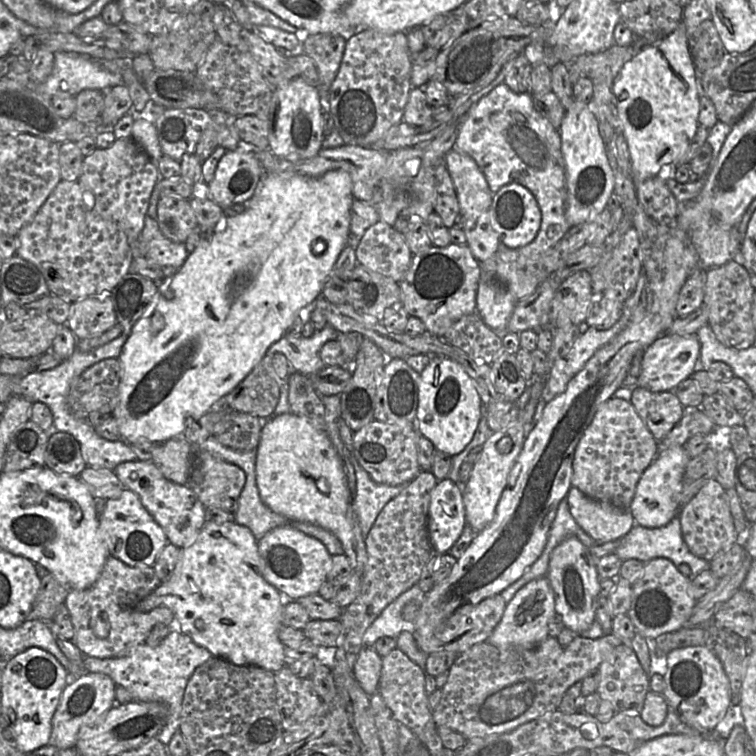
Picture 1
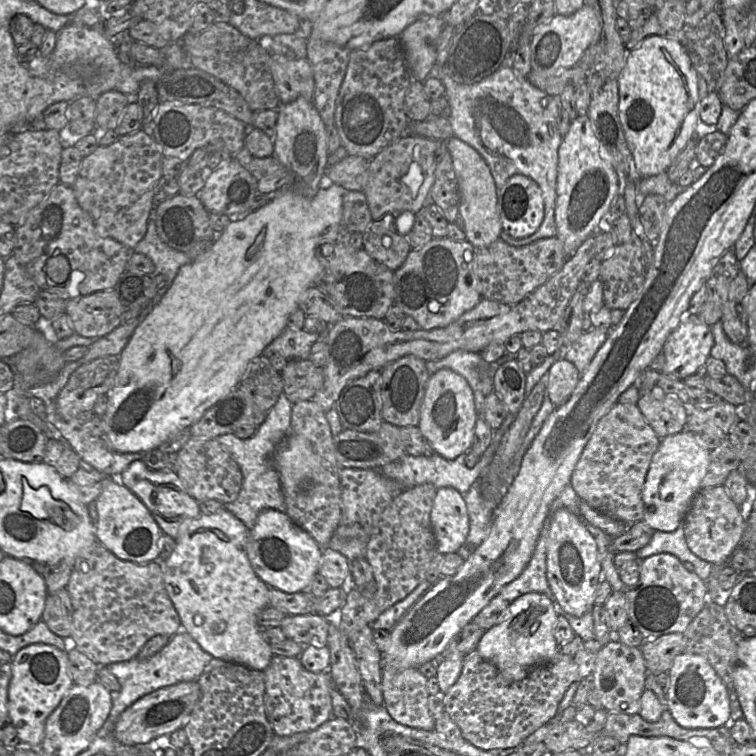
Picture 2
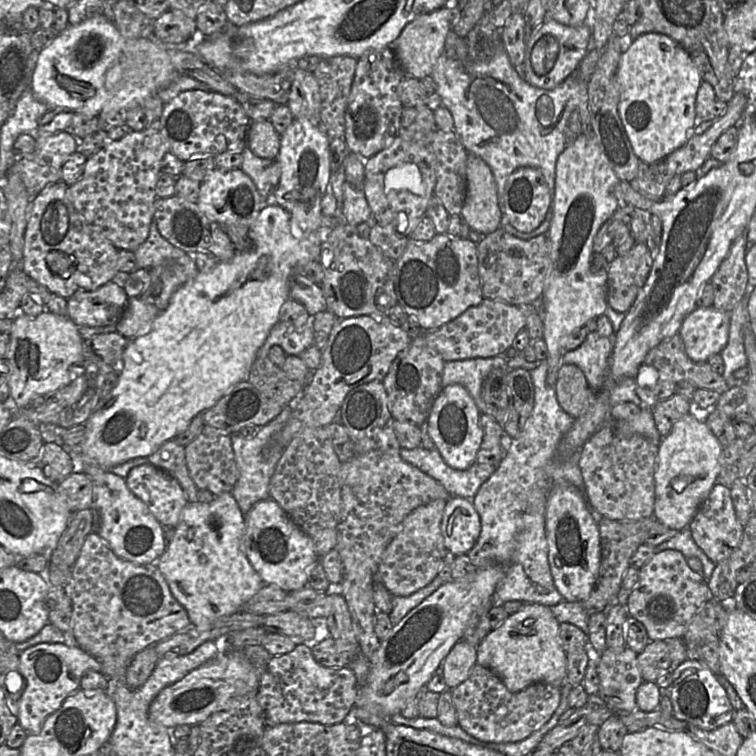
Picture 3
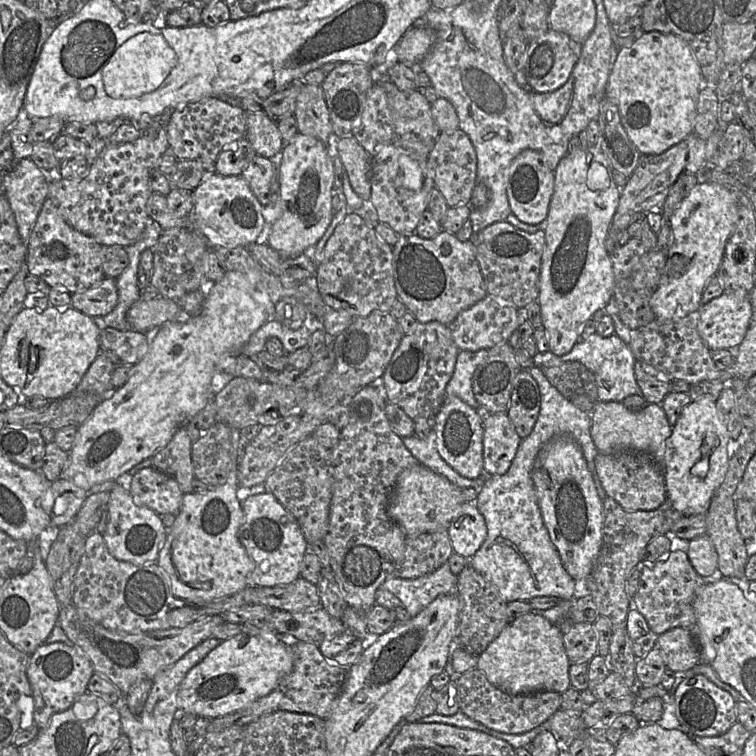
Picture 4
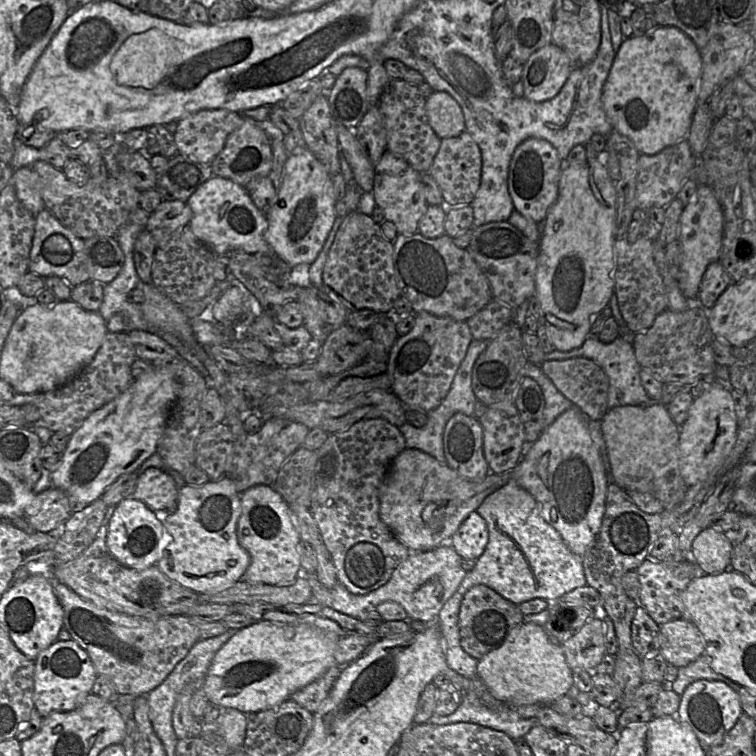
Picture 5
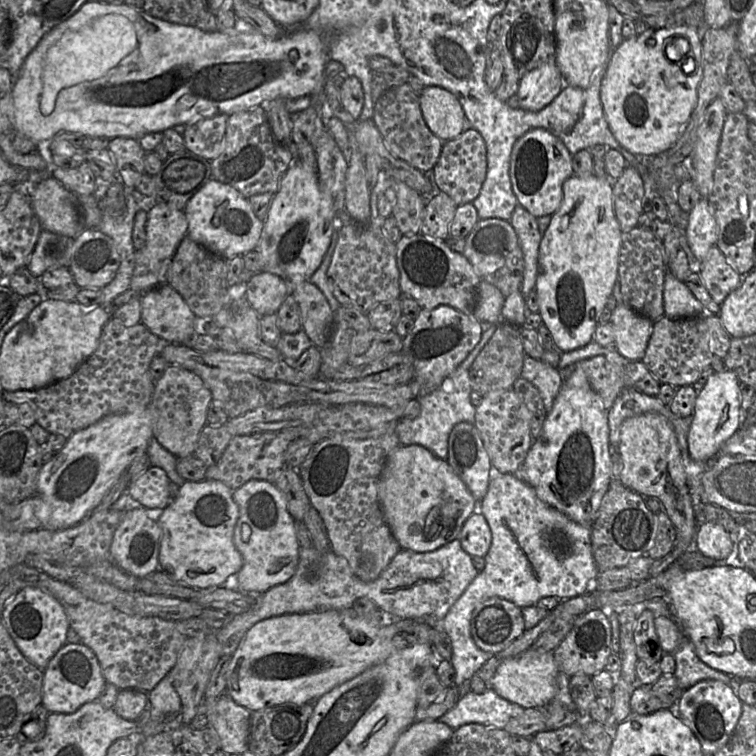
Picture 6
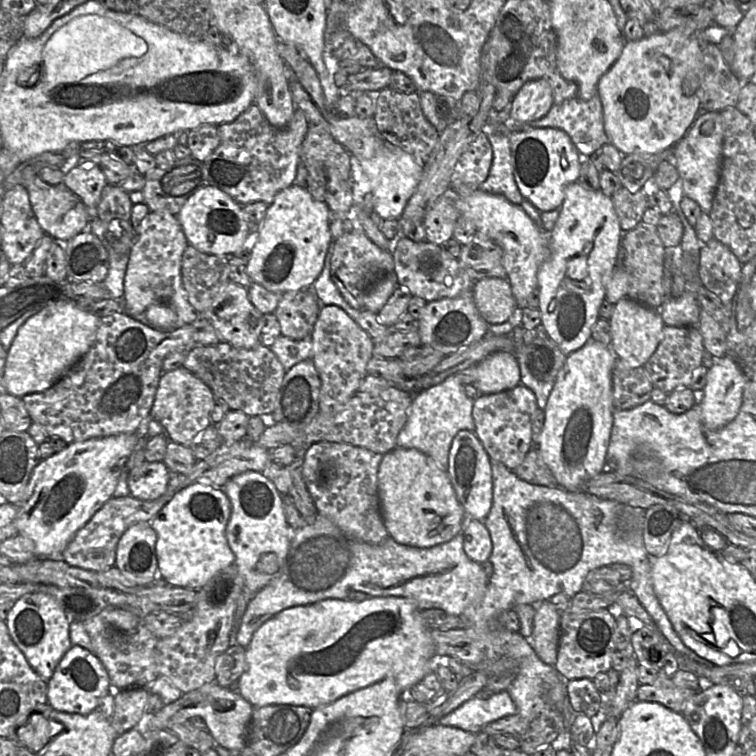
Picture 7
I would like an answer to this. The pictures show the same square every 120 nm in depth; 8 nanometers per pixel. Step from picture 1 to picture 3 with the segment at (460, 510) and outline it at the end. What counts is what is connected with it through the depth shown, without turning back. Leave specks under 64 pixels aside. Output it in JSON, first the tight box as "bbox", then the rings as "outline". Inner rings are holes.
{"bbox":[441,496,481,555],"outline":[[[452,496],[441,520],[444,545],[454,555],[467,554],[475,545],[481,531],[481,521],[472,501]]]}

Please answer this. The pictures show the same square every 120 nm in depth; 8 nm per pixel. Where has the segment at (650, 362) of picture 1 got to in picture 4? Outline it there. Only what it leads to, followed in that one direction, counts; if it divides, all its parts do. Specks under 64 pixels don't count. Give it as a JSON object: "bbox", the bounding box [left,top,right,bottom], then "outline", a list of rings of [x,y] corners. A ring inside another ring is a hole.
{"bbox":[697,290,752,351],"outline":[[[745,290],[724,292],[701,306],[697,331],[711,350],[735,351],[743,341],[752,318],[749,293]]]}

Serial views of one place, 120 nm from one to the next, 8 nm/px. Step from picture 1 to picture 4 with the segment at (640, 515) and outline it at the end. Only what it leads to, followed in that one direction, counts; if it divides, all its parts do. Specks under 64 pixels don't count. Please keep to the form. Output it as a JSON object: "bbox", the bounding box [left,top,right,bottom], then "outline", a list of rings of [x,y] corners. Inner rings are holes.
{"bbox":[664,398,732,517],"outline":[[[701,398],[692,401],[680,414],[666,440],[664,481],[667,501],[683,517],[705,514],[720,487],[732,456],[732,440],[720,419],[716,401]]]}

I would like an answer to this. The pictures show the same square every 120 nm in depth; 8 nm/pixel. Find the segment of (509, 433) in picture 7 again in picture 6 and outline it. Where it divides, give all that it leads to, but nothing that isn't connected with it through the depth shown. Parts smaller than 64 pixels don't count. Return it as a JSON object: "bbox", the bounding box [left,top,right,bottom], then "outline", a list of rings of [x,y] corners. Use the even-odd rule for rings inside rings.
{"bbox":[474,388,533,475],"outline":[[[513,388],[496,390],[488,393],[486,396],[482,396],[481,403],[476,407],[474,426],[479,432],[491,465],[499,472],[514,475],[518,472],[533,442],[529,423],[530,413]]]}

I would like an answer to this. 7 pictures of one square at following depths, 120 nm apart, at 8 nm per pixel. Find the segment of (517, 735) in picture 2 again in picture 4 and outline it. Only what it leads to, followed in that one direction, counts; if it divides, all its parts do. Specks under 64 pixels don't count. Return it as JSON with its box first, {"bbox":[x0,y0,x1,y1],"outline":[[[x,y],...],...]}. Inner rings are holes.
{"bbox":[456,668,561,734],"outline":[[[478,668],[461,674],[456,681],[460,710],[486,727],[508,734],[521,734],[547,721],[561,706],[561,694],[553,691],[511,695],[496,688]]]}

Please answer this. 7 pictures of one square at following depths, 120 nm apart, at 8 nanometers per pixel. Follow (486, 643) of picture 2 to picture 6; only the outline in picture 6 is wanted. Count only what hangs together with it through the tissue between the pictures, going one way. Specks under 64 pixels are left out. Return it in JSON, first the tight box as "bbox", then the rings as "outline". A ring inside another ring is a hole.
{"bbox":[489,649,559,709],"outline":[[[528,649],[515,657],[503,660],[491,679],[489,687],[502,698],[524,709],[543,707],[557,693],[558,673],[559,669],[552,652]]]}

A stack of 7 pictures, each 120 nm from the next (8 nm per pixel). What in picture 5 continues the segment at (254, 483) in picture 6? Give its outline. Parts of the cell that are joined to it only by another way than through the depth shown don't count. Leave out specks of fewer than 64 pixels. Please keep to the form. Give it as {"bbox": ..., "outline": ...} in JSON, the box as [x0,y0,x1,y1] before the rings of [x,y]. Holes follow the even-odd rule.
{"bbox":[237,485,301,586],"outline":[[[256,485],[240,493],[242,512],[237,523],[239,544],[250,555],[244,581],[274,586],[292,583],[301,573],[300,536],[294,528],[289,506],[272,485]]]}

